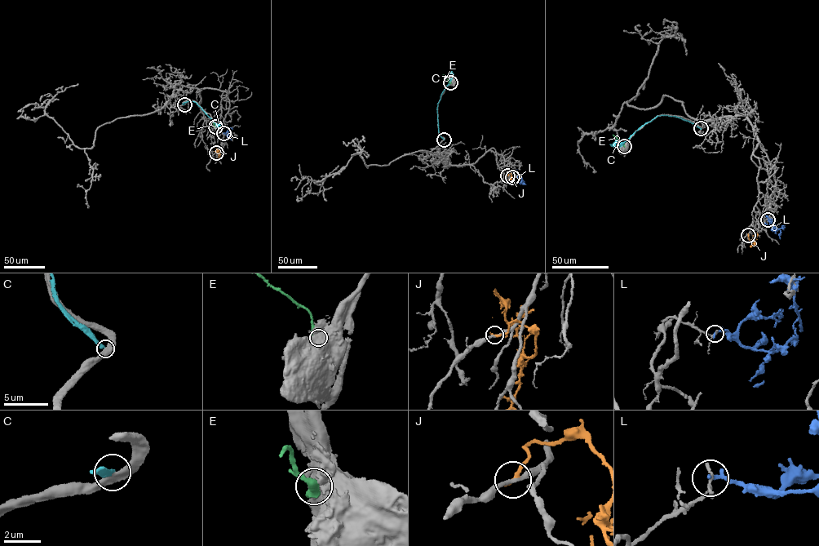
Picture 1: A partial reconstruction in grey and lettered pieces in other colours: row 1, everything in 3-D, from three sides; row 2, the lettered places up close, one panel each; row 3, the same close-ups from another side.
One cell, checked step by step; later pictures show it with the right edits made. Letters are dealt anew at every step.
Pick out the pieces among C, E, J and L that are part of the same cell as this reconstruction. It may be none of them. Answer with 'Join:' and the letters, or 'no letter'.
Join: no letter

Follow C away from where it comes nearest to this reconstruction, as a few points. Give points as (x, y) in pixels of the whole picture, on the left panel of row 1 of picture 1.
C: (184, 104), (194, 101), (219, 127), (223, 126)

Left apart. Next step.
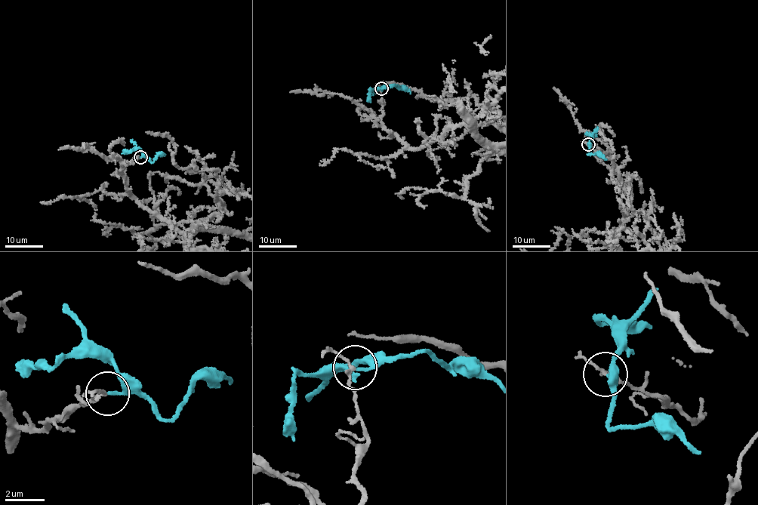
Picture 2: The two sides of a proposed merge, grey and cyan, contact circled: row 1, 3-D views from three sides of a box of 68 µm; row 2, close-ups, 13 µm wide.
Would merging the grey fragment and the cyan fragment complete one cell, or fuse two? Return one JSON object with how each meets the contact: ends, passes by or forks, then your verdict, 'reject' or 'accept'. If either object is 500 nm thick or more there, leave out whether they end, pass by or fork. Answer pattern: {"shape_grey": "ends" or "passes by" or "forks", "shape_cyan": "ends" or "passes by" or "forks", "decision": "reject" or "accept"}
{"shape_grey": "passes by", "shape_cyan": "ends", "decision": "reject"}

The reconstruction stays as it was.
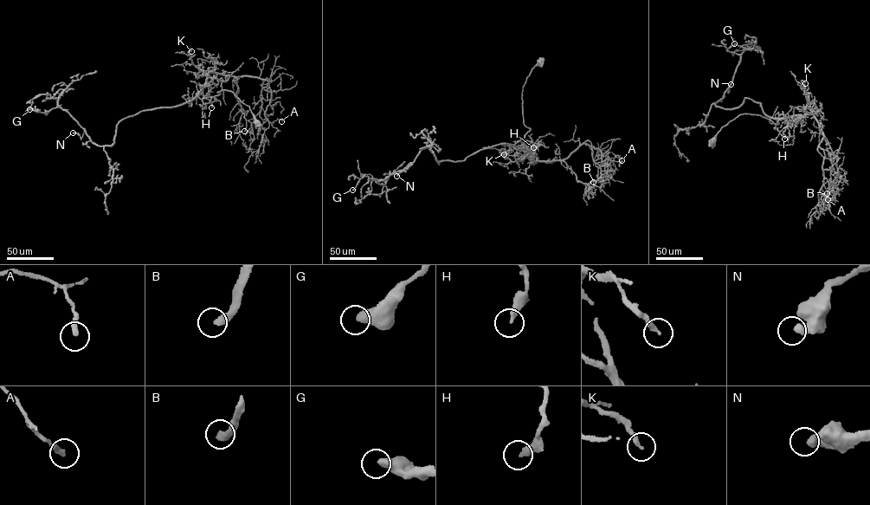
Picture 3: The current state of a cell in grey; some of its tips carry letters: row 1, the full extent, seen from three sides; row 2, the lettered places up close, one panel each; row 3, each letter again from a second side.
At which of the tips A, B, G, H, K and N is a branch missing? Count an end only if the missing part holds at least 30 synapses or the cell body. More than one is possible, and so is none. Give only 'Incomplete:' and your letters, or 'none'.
Incomplete: B

